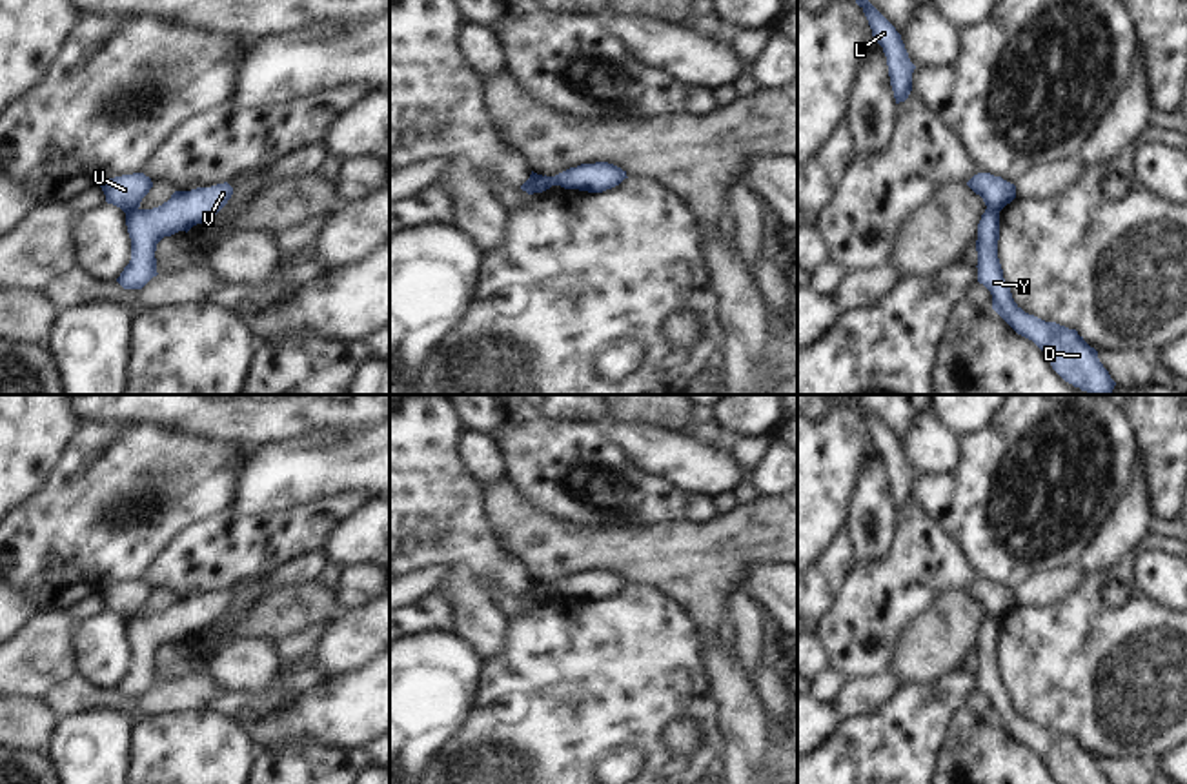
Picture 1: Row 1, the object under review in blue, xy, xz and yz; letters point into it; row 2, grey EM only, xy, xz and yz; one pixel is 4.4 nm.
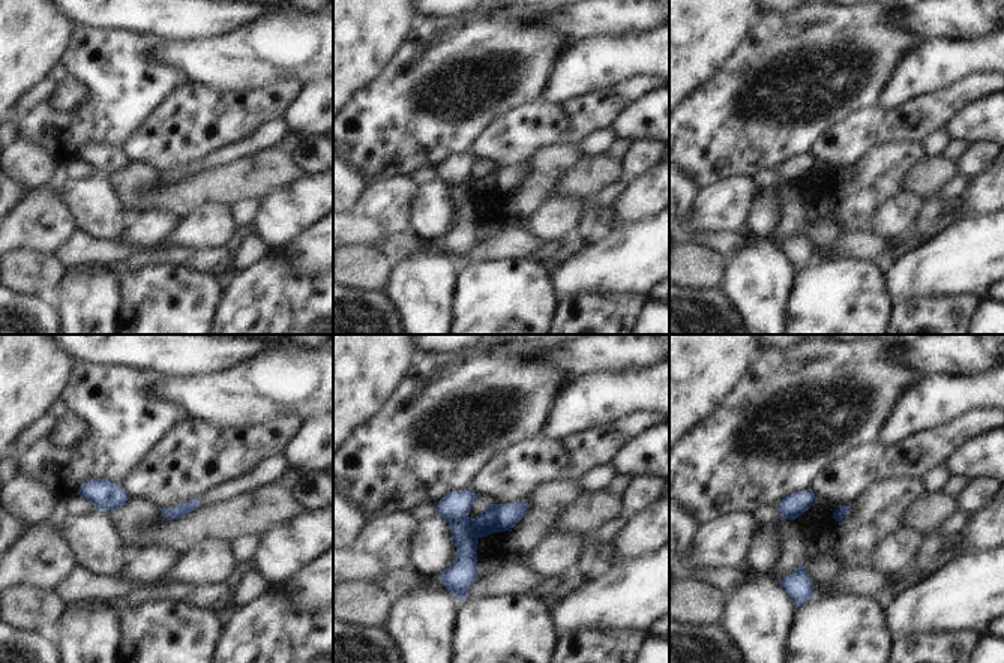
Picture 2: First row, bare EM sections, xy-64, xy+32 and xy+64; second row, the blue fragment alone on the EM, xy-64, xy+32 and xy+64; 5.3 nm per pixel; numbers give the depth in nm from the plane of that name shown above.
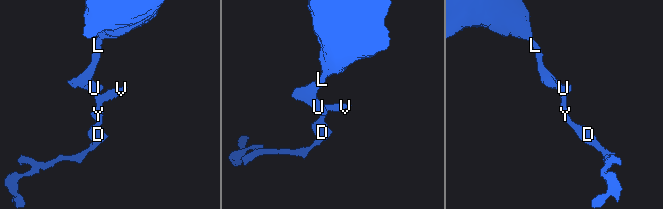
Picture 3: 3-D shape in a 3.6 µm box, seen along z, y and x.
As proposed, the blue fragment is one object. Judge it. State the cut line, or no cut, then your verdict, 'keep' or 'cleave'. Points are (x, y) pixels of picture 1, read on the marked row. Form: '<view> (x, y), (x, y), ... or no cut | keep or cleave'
xy (137, 208), (126, 215) | cleave

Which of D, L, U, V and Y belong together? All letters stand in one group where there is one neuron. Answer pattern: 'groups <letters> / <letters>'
groups D V Y / L U

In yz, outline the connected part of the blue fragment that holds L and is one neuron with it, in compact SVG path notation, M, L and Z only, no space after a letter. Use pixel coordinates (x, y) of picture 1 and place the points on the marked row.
M856 0L856 4L863 9L872 36L883 47L896 104L905 102L912 91L916 65L908 58L901 35L868 0Z

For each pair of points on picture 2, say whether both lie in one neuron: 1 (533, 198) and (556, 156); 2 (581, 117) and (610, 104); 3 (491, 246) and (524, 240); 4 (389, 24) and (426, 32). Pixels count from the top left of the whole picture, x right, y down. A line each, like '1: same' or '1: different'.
1: same
2: same
3: same
4: different

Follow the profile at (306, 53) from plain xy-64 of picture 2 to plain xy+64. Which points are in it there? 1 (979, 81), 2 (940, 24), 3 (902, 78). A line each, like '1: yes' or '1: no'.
1: no
2: no
3: yes

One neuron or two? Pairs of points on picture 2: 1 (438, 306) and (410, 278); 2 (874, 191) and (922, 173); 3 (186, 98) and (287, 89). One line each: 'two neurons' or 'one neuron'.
1: one neuron
2: two neurons
3: one neuron

